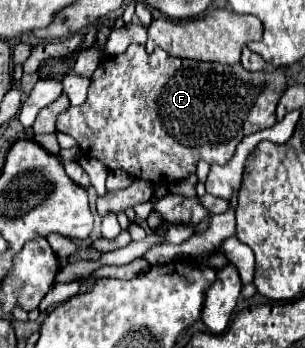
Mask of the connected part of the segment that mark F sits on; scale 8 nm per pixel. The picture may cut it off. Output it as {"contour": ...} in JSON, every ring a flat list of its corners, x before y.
{"contour":[[131,44,127,48,127,52,101,60,99,68,91,76,91,86,89,86,87,100,81,106,69,106,65,112,61,112,57,116,57,132,65,132,65,134,73,136,79,142,79,148,85,156,103,162,109,170,125,170,133,178,149,180,153,184,157,184,157,182,177,182,177,180,185,180,187,176,195,174,199,160,205,160,209,164,229,162,243,136,273,126,275,124,275,108,277,108,279,98,285,92,285,88,287,88,287,80,285,80,285,70,283,68,267,70,267,72,263,72,263,70,261,72,249,72,249,70,241,68,241,64,217,64,217,62,197,62,197,60,187,60,187,58,175,58,175,56,167,54,165,50,161,50,161,48,155,48,151,54,147,54,145,46]]}

